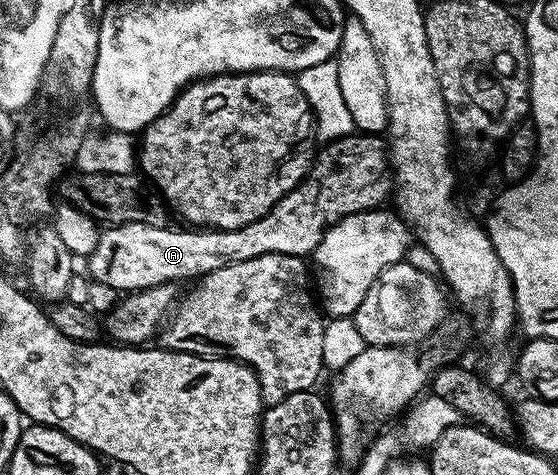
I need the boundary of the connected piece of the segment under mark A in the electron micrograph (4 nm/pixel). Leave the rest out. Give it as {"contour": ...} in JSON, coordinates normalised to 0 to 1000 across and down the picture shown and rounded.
{"contour":[[[631,282],[584,301],[575,314],[566,322],[552,371],[532,394],[520,400],[471,459],[434,480],[271,476],[253,459],[231,469],[204,469],[204,480],[190,478],[170,526],[156,541],[161,573],[158,579],[172,596],[199,602],[211,619],[229,619],[287,598],[317,598],[326,594],[324,589],[339,587],[344,592],[348,585],[378,577],[400,560],[414,560],[421,552],[443,552],[443,543],[464,543],[471,535],[487,531],[552,541],[572,518],[572,509],[579,509],[593,476],[600,476],[629,451],[681,440],[688,432],[683,427],[703,408],[704,396],[708,404],[708,354],[701,343],[701,320],[681,284]]]}

